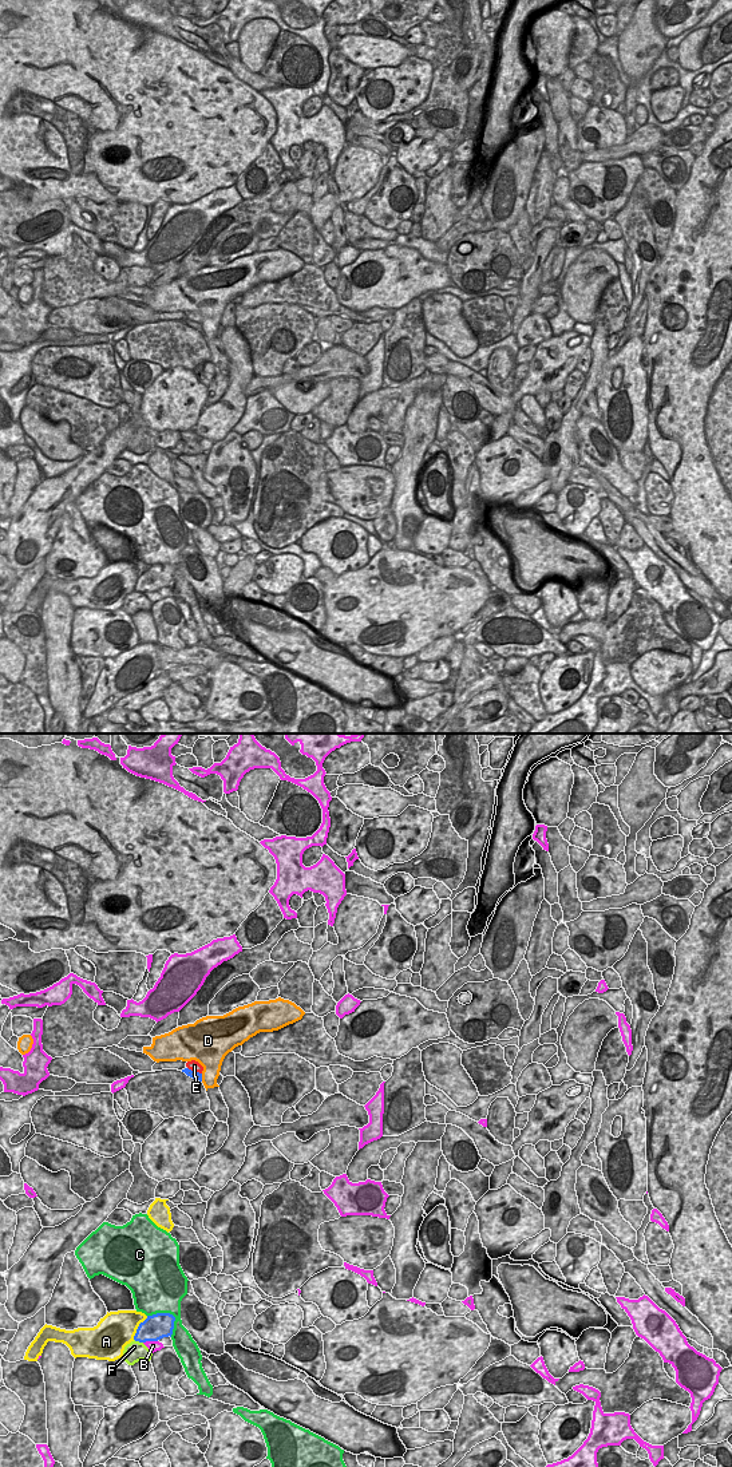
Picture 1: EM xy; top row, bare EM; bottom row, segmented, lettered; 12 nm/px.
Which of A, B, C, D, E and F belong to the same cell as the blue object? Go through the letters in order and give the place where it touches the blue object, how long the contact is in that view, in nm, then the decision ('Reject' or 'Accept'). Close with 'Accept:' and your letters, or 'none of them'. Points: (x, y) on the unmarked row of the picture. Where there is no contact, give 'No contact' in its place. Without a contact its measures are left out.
A: Touches blue at xy (138, 578). Shared border 340 nm. Reject
B: Touches blue at xy (150, 590). Shared border 180 nm. Reject
C: Touches blue at xy (169, 564). Shared border 400 nm. Reject
D: Touches blue at xy (201, 328). Shared border 100 nm. Reject
E: Touches blue at xy (194, 321). Shared border 190 nm. Reject
F: Touches blue at xy (138, 590). Shared border 120 nm. Reject
Accept: none of them.

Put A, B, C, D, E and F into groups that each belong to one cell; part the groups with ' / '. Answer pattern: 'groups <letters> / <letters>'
groups A / B / C / D / E / F

